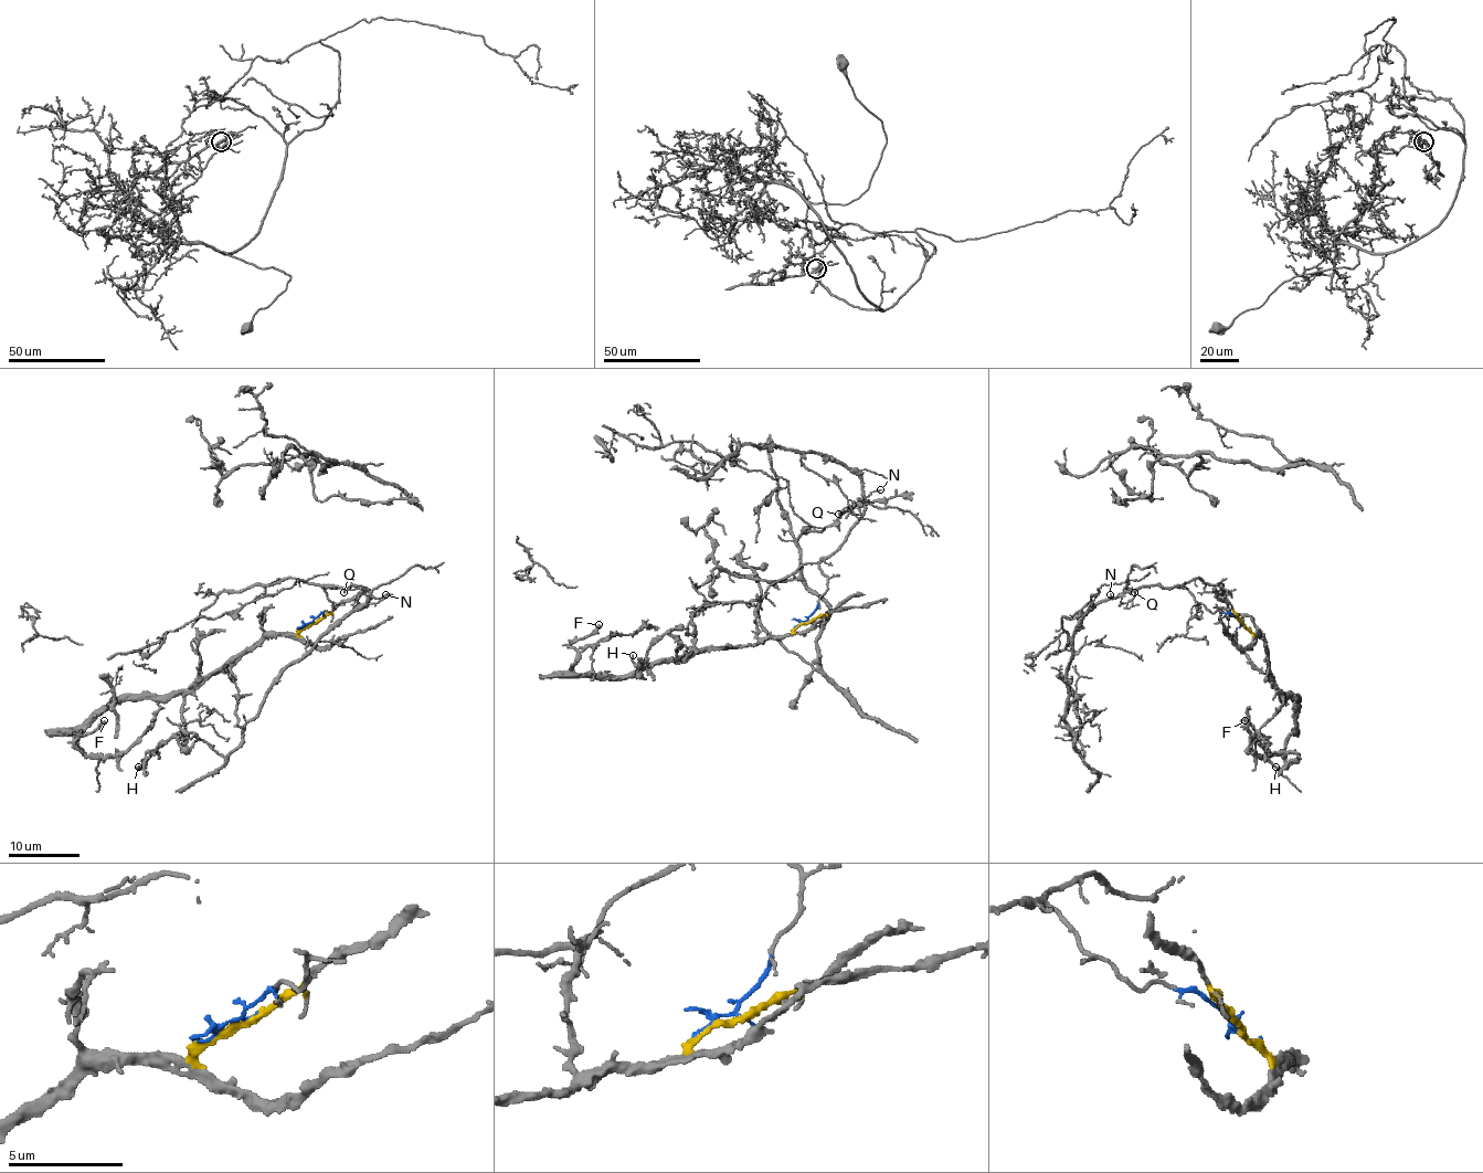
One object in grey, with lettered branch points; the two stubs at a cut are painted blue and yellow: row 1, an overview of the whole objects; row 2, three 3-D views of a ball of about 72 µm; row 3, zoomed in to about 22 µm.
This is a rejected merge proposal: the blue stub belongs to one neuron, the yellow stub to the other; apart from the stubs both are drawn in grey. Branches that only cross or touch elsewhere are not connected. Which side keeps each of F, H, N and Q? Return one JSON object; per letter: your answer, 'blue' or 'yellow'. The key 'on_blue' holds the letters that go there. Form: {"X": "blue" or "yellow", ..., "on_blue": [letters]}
{"F": "yellow", "H": "yellow", "N": "blue", "Q": "blue", "on_blue": ["N", "Q"]}

